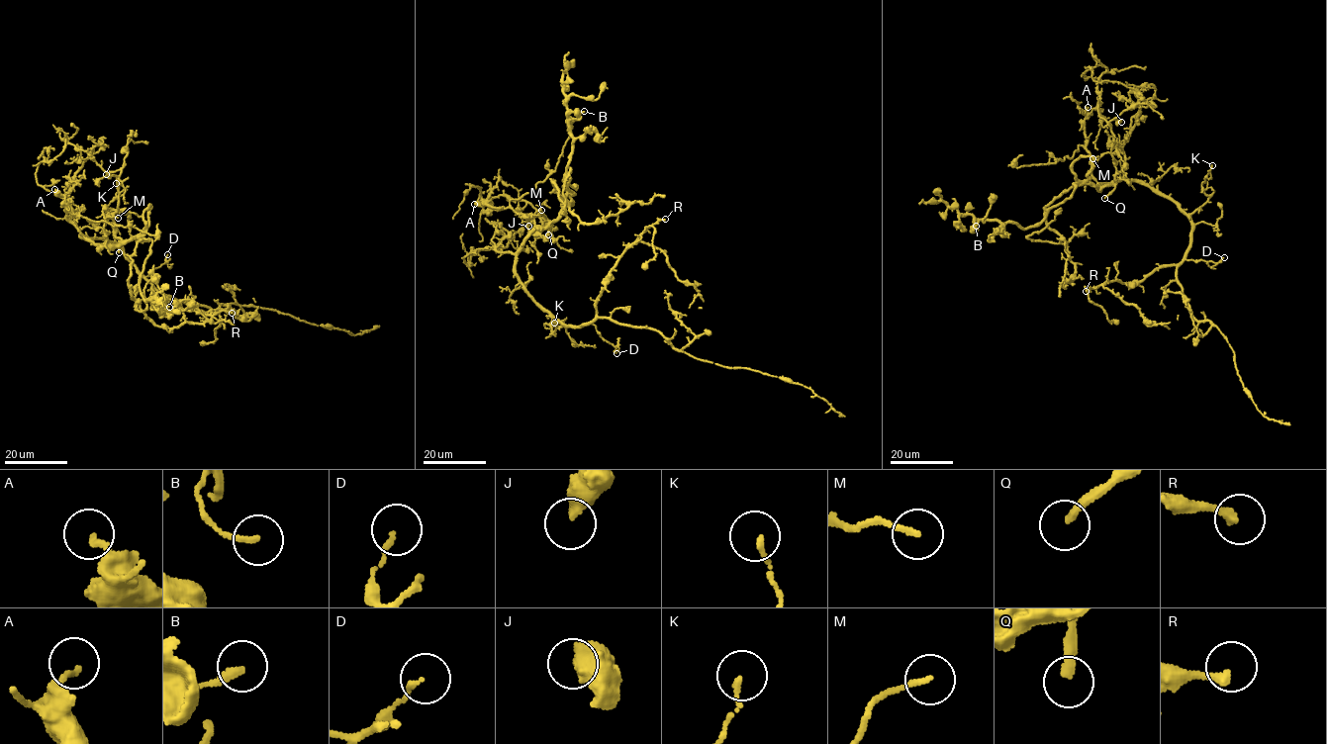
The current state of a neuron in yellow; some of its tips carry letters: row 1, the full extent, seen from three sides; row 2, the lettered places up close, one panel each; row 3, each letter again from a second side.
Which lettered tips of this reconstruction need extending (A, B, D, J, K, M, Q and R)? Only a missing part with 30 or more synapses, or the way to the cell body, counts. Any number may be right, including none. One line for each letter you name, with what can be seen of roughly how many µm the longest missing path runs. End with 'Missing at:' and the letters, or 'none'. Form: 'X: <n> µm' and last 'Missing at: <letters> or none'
Q: 90 µm
Missing at: Q

